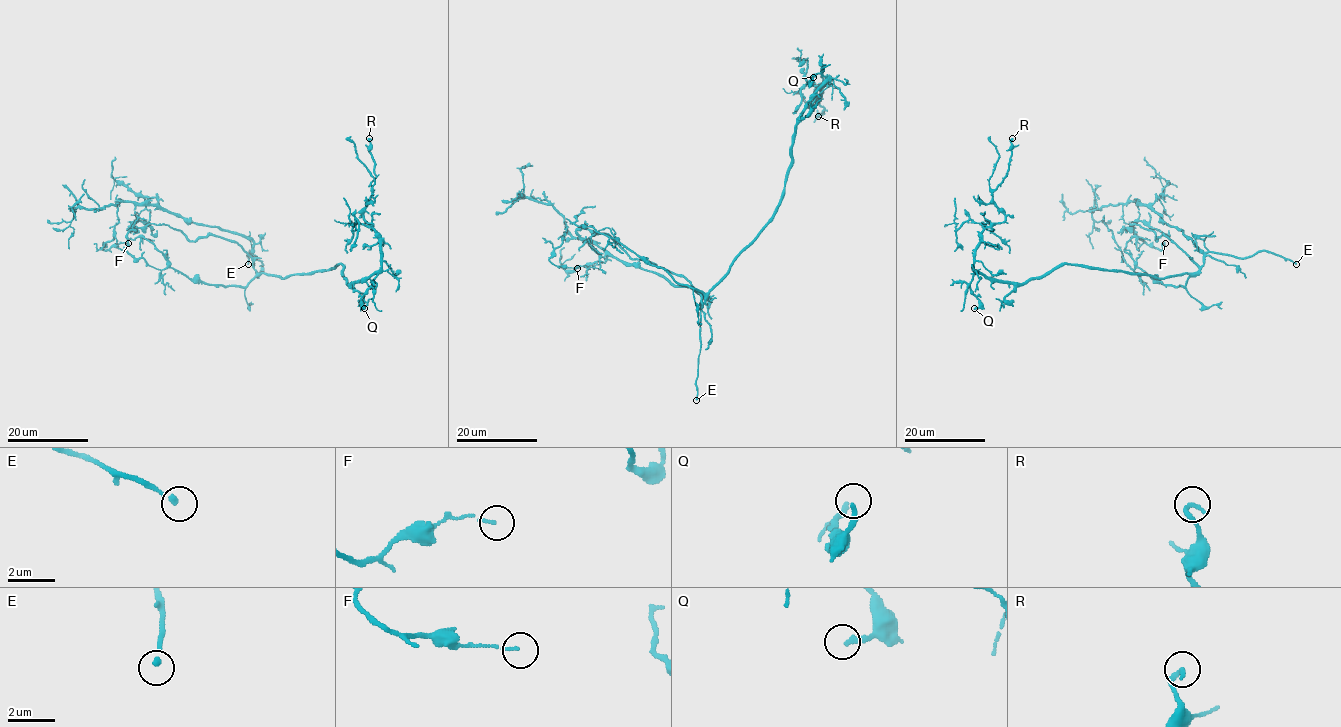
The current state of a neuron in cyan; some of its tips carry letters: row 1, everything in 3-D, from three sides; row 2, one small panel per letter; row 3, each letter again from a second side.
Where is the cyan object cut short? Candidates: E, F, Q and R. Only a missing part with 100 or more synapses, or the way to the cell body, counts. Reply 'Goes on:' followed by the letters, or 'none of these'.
Goes on: E

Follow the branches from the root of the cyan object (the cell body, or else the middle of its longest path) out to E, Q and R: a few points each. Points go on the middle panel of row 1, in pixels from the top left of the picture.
E: (746, 247), (729, 272), (709, 292), (700, 309), (696, 400)
Q: (746, 247), (779, 203), (798, 117), (826, 79), (817, 73), (810, 82), (813, 77)
R: (746, 247), (779, 203), (798, 117), (830, 77), (813, 108), (812, 102), (820, 95), (824, 108), (818, 116)

